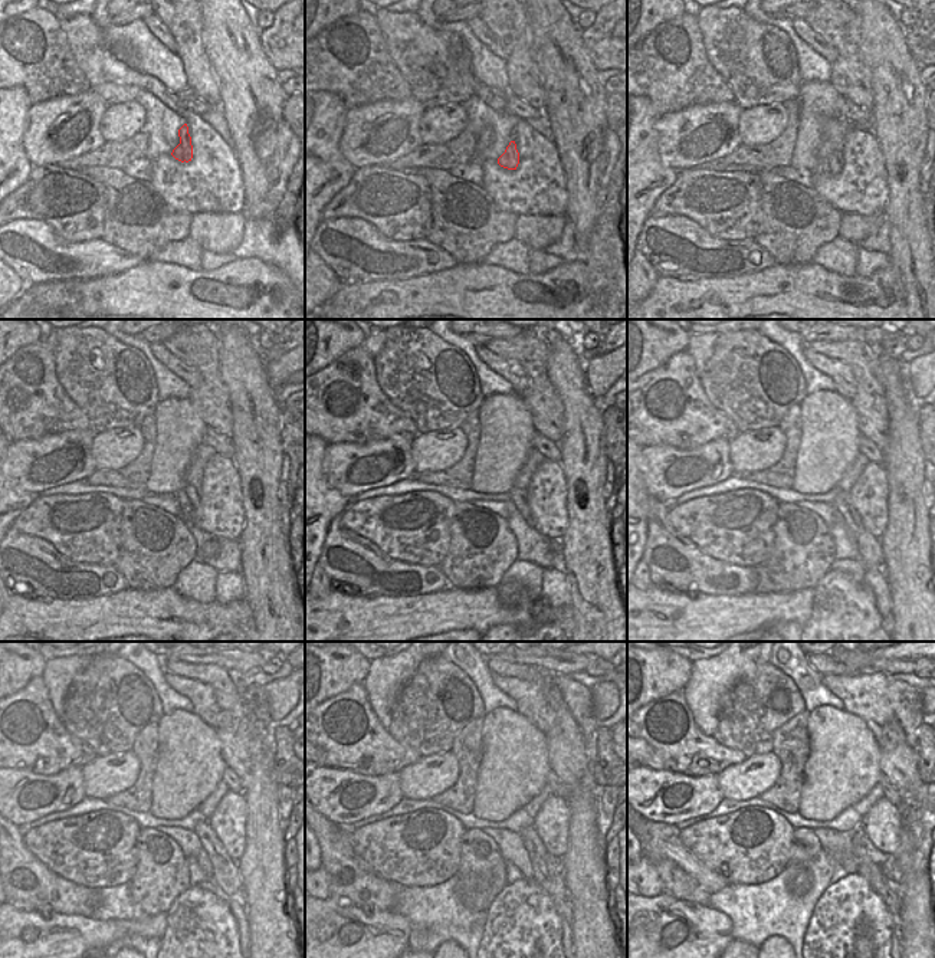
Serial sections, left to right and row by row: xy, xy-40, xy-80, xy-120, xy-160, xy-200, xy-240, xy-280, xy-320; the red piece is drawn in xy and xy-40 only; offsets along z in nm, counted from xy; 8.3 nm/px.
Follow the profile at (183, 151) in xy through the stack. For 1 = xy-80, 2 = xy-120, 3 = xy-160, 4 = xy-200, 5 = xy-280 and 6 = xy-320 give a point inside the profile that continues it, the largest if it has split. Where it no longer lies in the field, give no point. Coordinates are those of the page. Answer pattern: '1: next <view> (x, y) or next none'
1: next xy-80 (833, 163)
2: next xy-120 (192, 491)
3: next xy-160 (518, 495)
4: next xy-200 (870, 551)
5: next xy-280 (547, 872)
6: next xy-320 (873, 875)

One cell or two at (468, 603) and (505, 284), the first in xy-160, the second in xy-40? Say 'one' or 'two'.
one

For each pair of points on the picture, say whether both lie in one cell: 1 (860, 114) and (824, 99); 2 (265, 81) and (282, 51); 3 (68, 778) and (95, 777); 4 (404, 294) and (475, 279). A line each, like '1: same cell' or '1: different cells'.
1: different cells
2: different cells
3: different cells
4: same cell

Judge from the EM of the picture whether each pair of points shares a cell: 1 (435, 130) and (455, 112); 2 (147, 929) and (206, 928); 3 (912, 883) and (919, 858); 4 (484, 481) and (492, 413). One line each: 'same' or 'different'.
1: same
2: different
3: different
4: same

